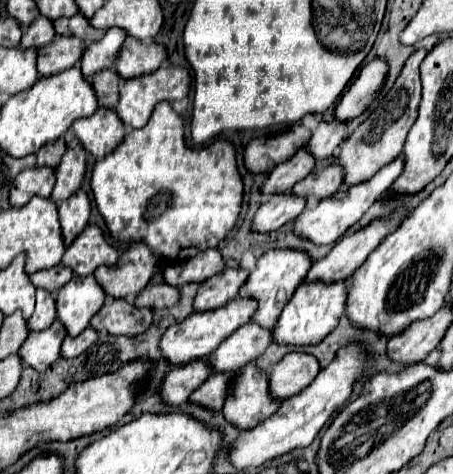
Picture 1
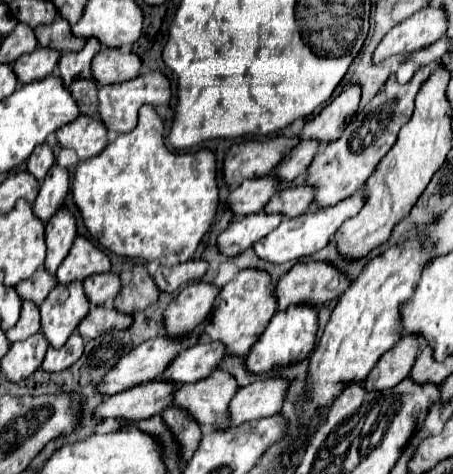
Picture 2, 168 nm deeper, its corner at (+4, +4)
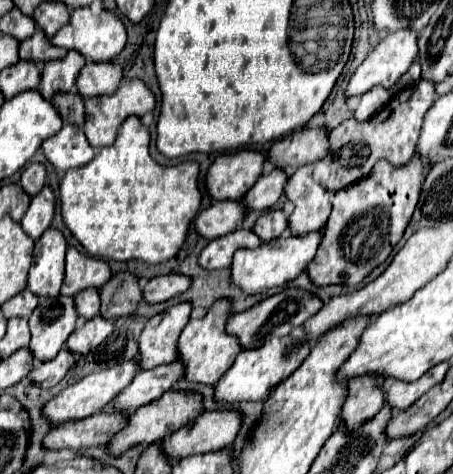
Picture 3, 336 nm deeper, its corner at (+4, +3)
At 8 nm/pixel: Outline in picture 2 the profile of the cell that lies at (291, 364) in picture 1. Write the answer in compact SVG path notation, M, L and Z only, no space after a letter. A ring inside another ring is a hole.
M269 377L253 381L247 387L239 389L229 405L231 427L279 413L289 387L291 381L287 377Z

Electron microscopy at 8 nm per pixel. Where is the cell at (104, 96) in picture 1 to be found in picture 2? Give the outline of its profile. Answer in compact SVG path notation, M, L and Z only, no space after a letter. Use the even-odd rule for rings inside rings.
M77 79L77 83L69 85L69 91L73 93L73 99L77 101L81 113L85 115L97 115L97 91L99 85L95 79Z

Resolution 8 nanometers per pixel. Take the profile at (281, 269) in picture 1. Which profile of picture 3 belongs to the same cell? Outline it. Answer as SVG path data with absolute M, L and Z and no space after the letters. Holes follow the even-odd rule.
M219 300L201 320L189 320L189 324L183 328L183 332L179 336L179 342L177 342L177 358L185 366L185 372L183 372L185 380L213 386L231 368L233 360L241 352L237 338L229 336L225 332L225 322L229 318L229 308L231 306L229 306L227 300Z

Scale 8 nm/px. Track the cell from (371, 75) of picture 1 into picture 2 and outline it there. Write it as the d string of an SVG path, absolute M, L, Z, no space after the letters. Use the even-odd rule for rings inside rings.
M347 85L319 115L309 119L301 131L301 139L317 139L321 145L337 139L355 115L361 99L361 85Z

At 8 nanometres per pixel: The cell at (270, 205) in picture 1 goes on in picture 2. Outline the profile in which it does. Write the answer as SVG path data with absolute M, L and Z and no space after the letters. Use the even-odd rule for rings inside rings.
M265 211L245 215L239 221L231 223L219 237L217 237L217 247L223 255L235 257L243 253L245 249L253 247L259 239L263 239L267 233L271 233L279 223L281 215L265 215Z

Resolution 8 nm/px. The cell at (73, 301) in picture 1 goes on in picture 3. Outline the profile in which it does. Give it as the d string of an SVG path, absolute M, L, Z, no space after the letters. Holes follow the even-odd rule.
M57 296L41 300L29 318L29 350L33 352L33 358L39 362L55 358L69 334L75 330L75 324L77 312L73 298Z

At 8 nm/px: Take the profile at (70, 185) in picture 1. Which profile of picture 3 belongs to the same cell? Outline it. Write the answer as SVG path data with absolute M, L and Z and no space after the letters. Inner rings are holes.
M45 186L37 196L31 198L29 210L21 218L21 226L27 236L37 240L51 224L55 214L55 194L49 186Z

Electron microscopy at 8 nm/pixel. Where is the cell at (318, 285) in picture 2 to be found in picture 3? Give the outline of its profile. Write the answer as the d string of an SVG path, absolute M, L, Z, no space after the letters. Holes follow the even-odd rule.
M287 288L263 302L259 302L257 306L241 312L241 314L233 314L227 324L225 324L225 330L231 334L231 336L237 336L239 340L239 346L241 350L251 350L251 348L259 348L261 344L269 342L273 336L281 338L281 336L287 336L293 328L301 326L309 316L313 316L319 308L321 308L321 300L301 292L301 290L295 290L295 288Z

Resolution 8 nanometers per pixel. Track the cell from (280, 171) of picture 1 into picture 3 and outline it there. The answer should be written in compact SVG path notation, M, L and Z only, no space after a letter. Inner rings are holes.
M215 202L207 210L203 210L195 220L195 230L205 240L221 238L237 228L237 222L243 220L241 202Z

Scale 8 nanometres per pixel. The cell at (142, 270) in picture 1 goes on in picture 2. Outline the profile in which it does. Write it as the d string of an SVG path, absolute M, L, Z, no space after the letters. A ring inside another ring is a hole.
M115 273L105 275L91 275L83 281L85 295L95 305L111 305L111 301L117 297L117 291L121 291L121 277Z

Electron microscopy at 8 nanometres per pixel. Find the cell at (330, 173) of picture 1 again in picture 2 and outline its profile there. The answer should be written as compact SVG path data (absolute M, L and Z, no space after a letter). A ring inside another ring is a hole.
M297 185L277 191L265 205L265 211L297 217L313 209L313 203L315 203L315 189L311 185Z

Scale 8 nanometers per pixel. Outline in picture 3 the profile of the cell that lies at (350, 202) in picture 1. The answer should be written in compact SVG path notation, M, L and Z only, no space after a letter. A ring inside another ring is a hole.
M285 232L277 240L261 244L259 248L237 250L233 256L233 264L231 264L231 282L237 288L241 288L247 296L259 296L271 288L285 286L307 268L307 264L313 260L317 252L319 242L321 242L321 232L311 232L303 238L295 238L289 232Z

